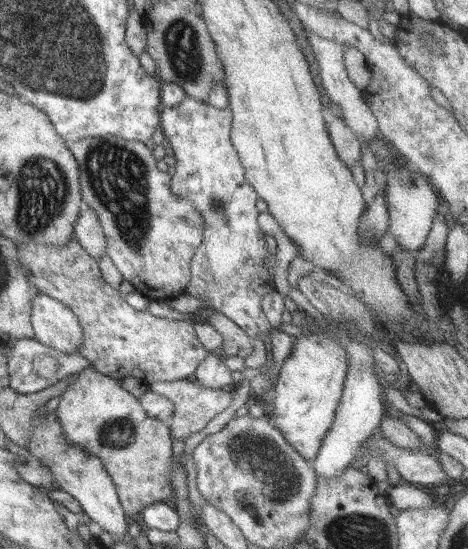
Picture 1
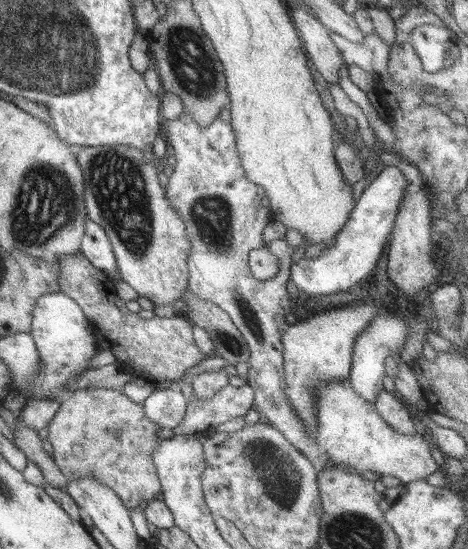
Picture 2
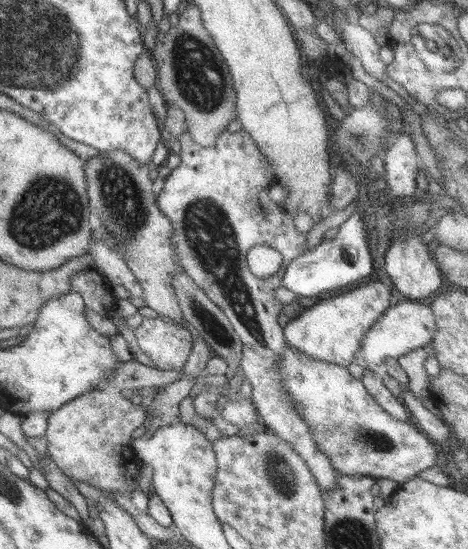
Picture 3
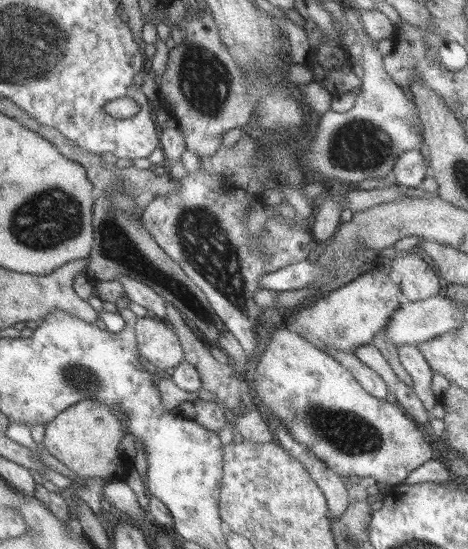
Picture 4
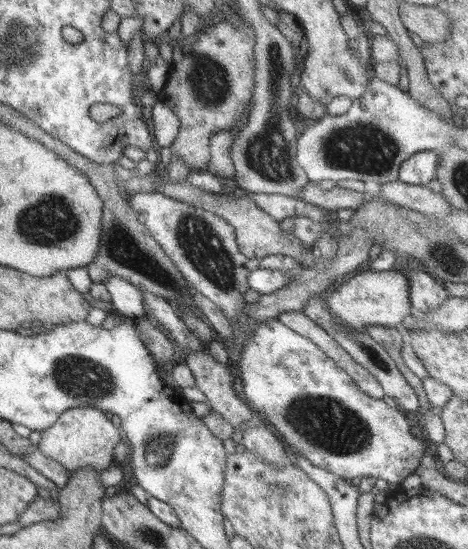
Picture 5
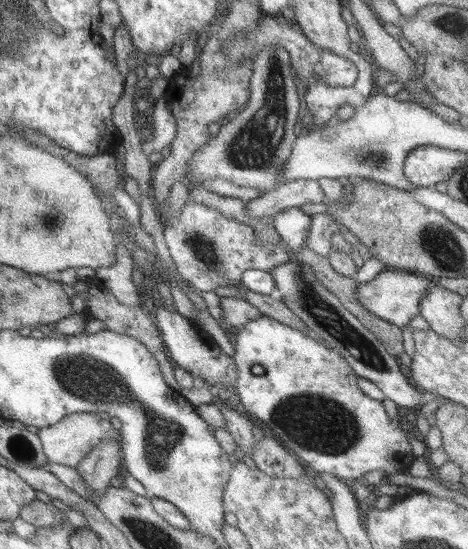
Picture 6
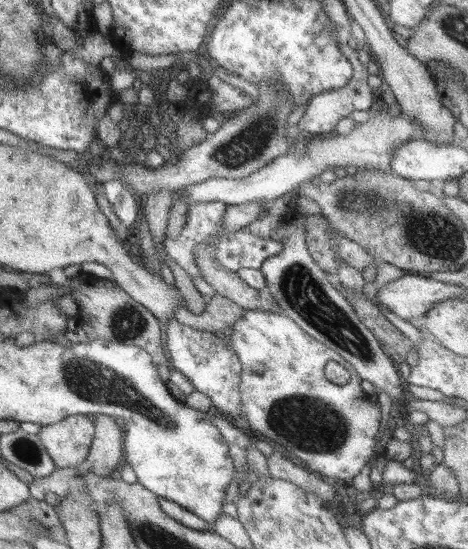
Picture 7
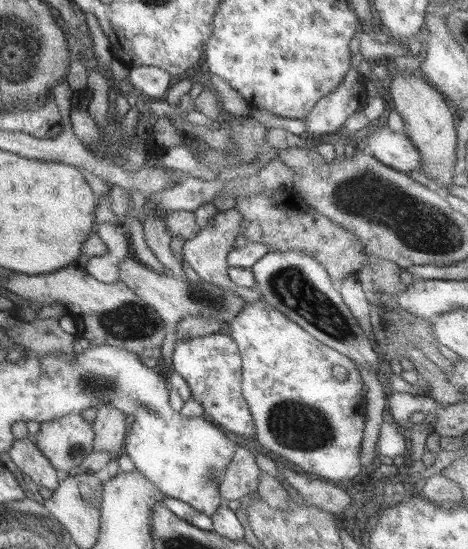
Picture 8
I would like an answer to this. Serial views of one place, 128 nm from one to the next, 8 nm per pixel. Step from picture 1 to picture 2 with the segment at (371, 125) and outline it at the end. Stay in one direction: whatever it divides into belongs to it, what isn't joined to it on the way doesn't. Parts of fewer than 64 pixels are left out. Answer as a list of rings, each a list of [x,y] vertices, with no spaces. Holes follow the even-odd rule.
[[[292,5],[292,22],[298,28],[303,49],[320,76],[328,83],[338,83],[340,68],[345,64],[343,54],[330,39],[329,29],[305,9]]]

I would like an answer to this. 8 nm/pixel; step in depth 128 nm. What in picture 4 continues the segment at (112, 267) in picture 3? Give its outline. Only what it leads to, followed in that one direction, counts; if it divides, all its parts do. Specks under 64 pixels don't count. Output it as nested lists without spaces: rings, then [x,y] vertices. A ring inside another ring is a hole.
[[[120,275],[117,281],[124,288],[128,299],[147,309],[150,315],[156,319],[166,320],[166,302],[152,288],[136,279],[130,279],[130,277],[124,275]]]

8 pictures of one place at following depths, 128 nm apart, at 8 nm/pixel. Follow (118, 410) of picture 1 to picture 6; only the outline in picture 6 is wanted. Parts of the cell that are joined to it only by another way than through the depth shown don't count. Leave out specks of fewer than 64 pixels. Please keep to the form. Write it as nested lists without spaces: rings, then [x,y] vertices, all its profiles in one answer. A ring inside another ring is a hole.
[[[76,412],[65,416],[52,426],[41,428],[37,435],[49,462],[76,468],[78,463],[97,445],[106,439],[118,440],[121,430],[112,427],[109,418],[90,412]]]

